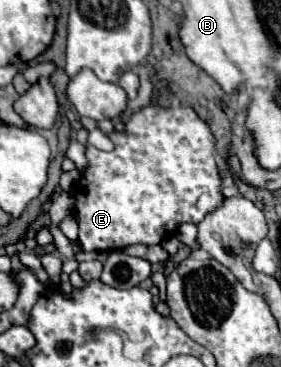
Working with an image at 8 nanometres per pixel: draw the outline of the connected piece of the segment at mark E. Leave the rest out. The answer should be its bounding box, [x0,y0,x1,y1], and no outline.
[73,105,223,251]

